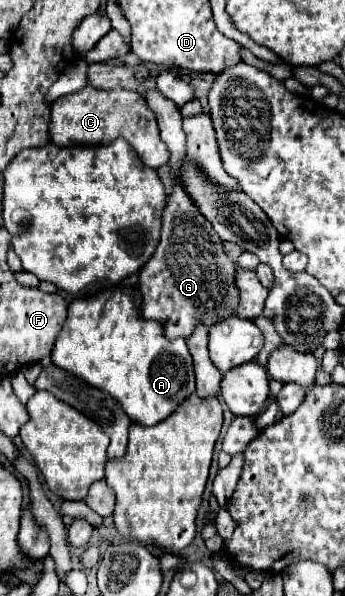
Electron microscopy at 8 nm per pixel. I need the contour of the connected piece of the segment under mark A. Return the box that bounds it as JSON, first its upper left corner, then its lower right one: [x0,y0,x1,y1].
[51,286,195,426]

